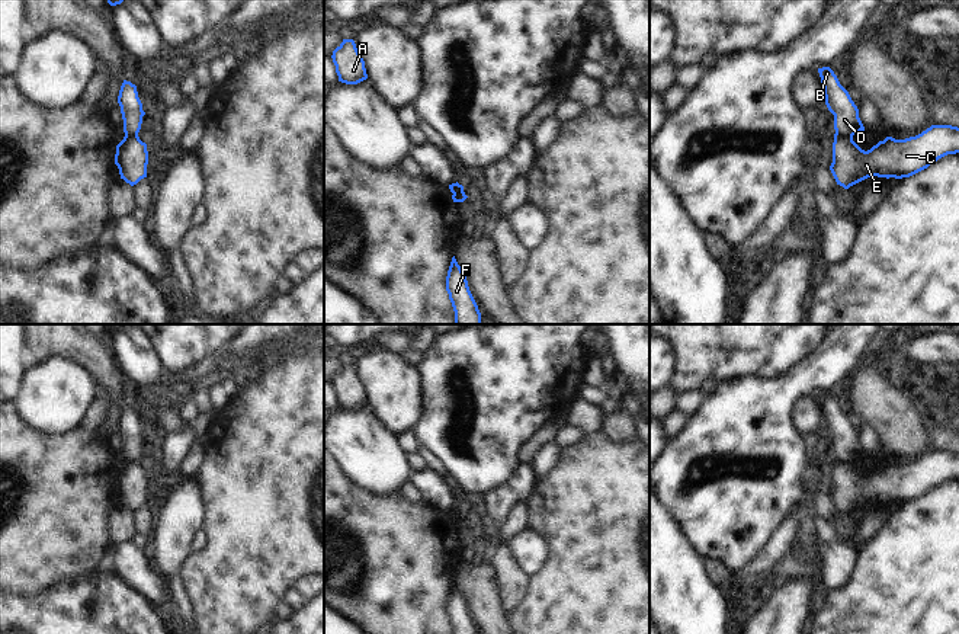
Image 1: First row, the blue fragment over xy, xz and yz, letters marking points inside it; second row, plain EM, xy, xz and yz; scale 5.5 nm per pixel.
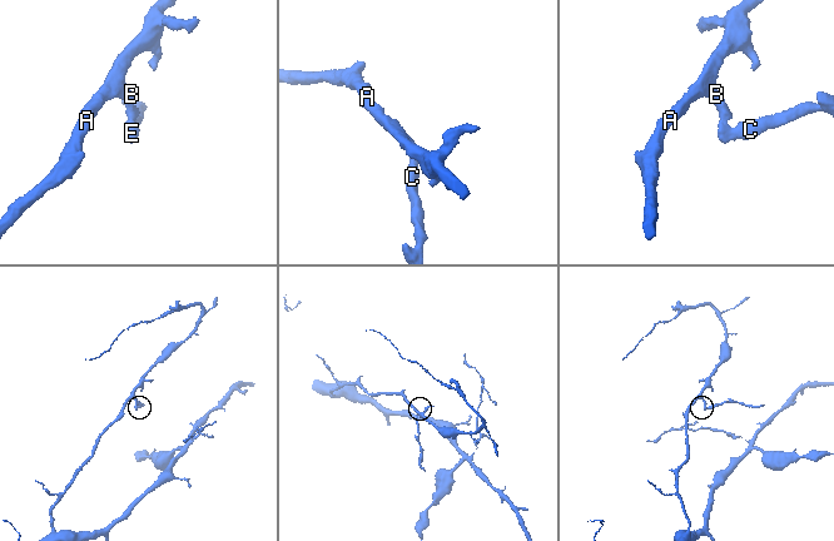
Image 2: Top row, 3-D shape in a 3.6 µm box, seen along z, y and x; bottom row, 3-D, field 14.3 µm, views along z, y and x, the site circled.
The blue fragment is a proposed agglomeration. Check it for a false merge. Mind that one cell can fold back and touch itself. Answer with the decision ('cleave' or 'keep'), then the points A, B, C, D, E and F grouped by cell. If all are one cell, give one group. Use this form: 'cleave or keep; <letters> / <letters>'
cleave; A B D / C E F

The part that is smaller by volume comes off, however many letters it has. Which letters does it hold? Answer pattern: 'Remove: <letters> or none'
Remove: C, E, F

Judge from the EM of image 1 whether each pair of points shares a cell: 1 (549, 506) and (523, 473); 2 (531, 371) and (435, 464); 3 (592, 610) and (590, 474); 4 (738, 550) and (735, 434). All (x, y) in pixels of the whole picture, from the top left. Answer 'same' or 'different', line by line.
1: different
2: different
3: same
4: same

